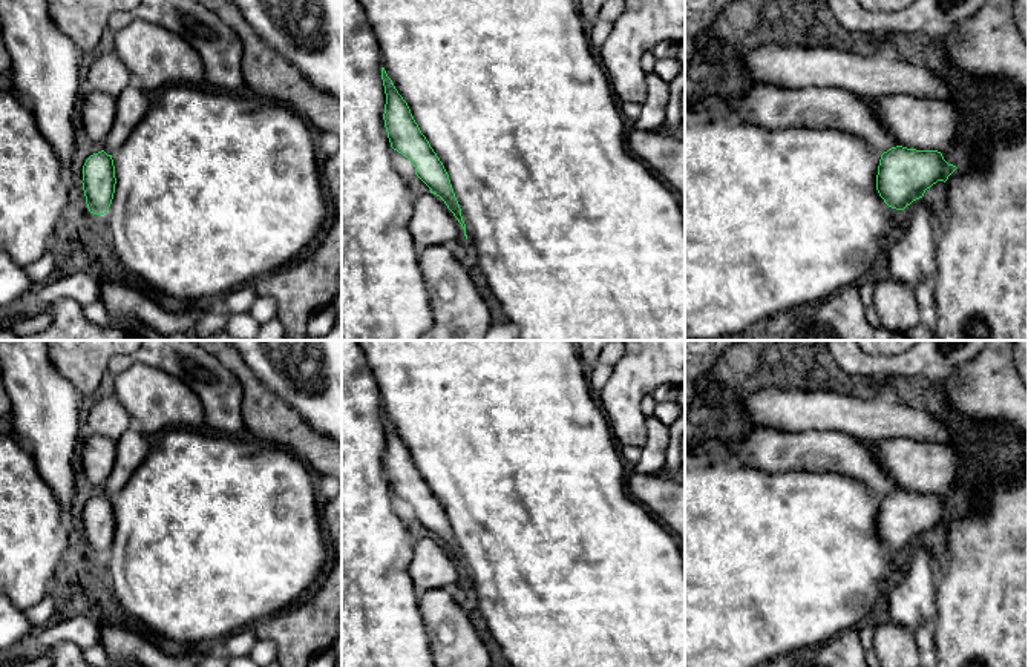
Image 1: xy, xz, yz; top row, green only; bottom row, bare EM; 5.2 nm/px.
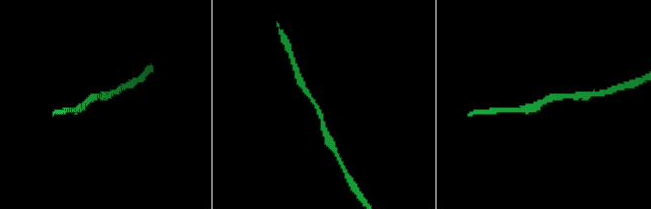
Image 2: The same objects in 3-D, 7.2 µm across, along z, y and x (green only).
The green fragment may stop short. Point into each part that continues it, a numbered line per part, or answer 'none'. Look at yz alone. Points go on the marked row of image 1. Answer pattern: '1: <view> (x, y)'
none

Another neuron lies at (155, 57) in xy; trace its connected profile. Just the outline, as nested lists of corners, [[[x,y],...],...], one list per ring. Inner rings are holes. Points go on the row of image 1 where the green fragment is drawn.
[[[144,20],[115,32],[115,51],[146,92],[173,84],[205,86],[204,63],[184,38]]]

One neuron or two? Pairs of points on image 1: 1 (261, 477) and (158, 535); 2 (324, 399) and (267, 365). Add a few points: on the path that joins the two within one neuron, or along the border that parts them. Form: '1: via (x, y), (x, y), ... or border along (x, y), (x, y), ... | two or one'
1: via (235, 503), (202, 535), (184, 535) | one
2: via (310, 399), (305, 394), (294, 394), (281, 379) | one

